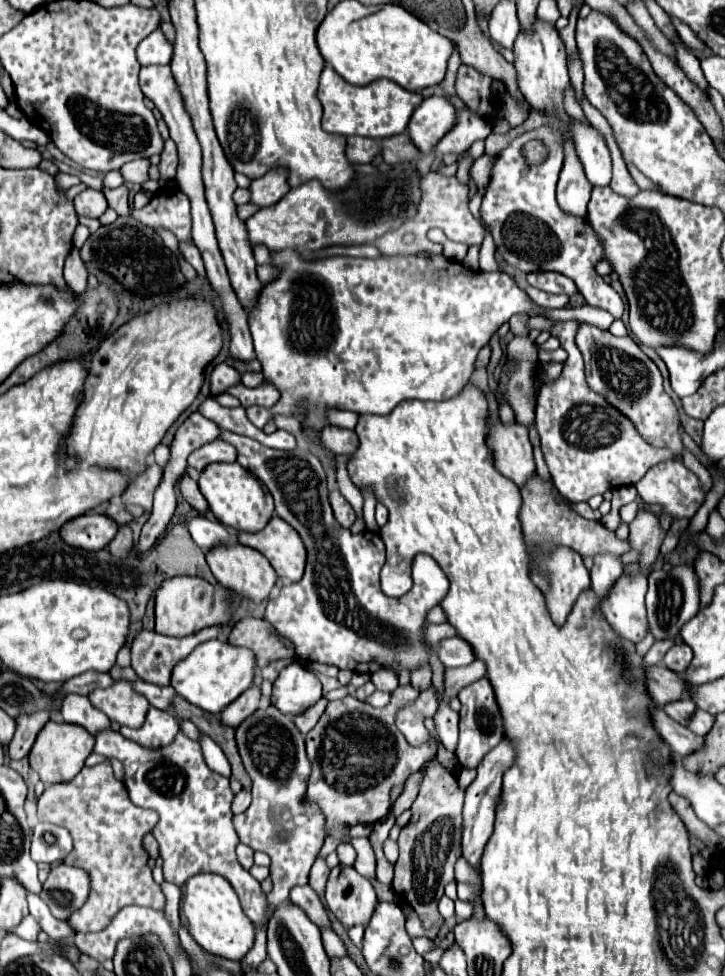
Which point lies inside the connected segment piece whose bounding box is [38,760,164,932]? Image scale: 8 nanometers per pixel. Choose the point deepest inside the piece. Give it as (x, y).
(107, 828)

